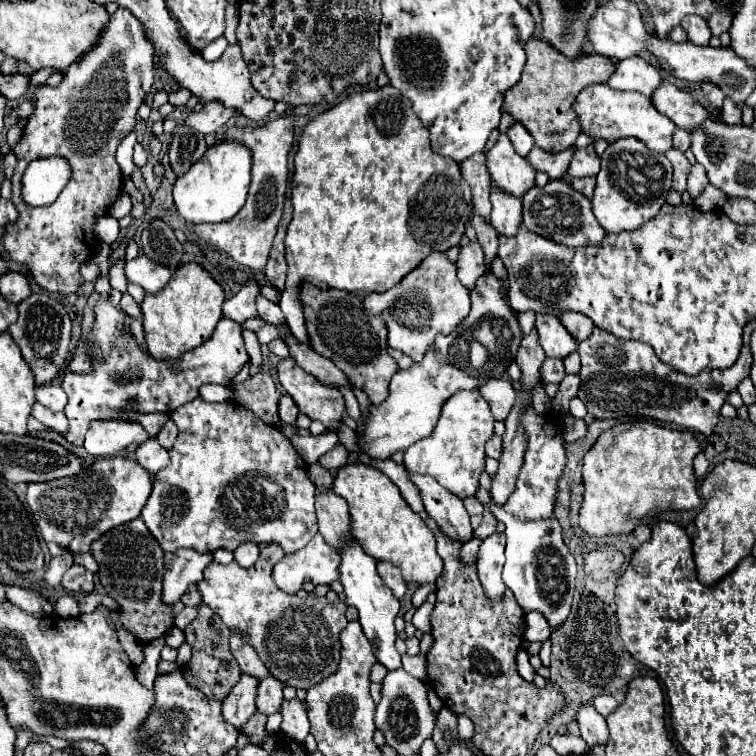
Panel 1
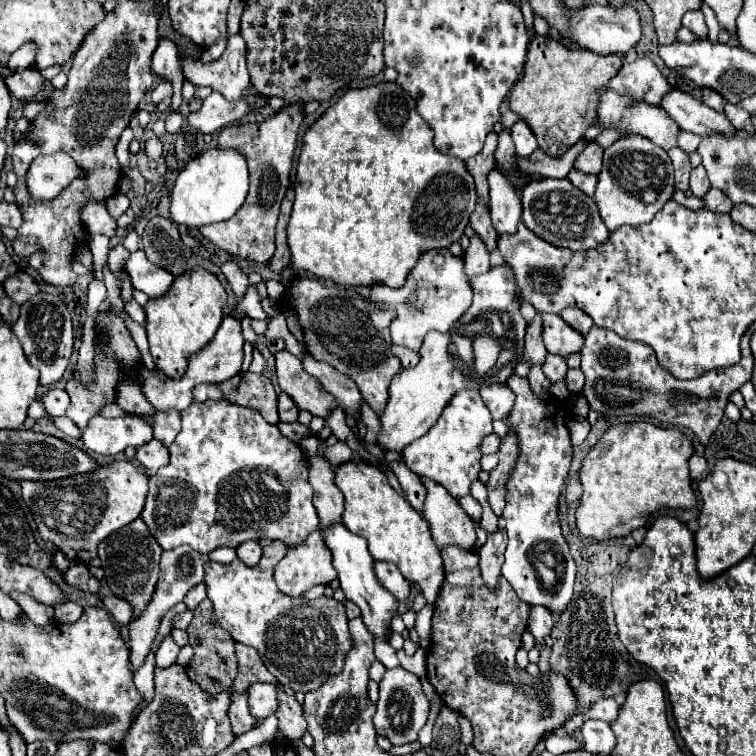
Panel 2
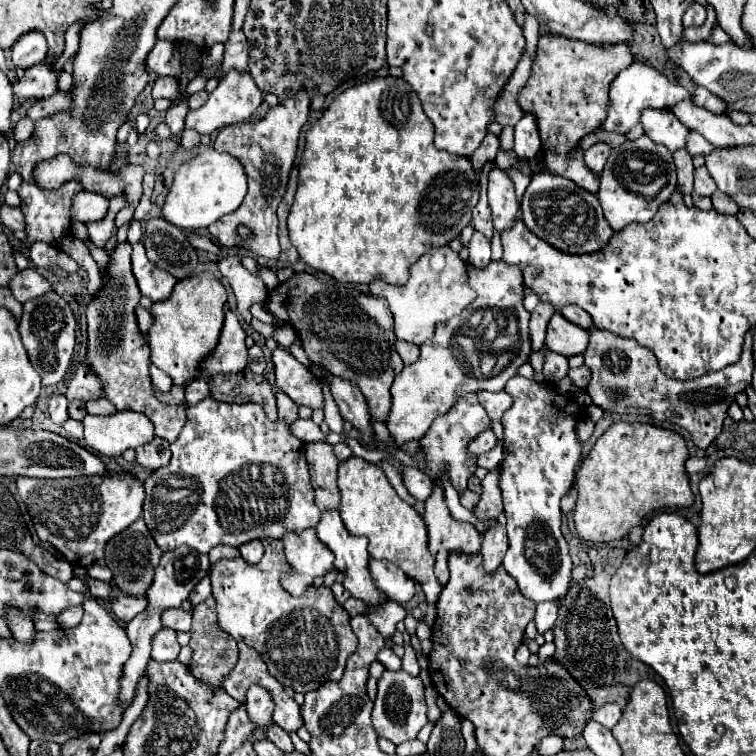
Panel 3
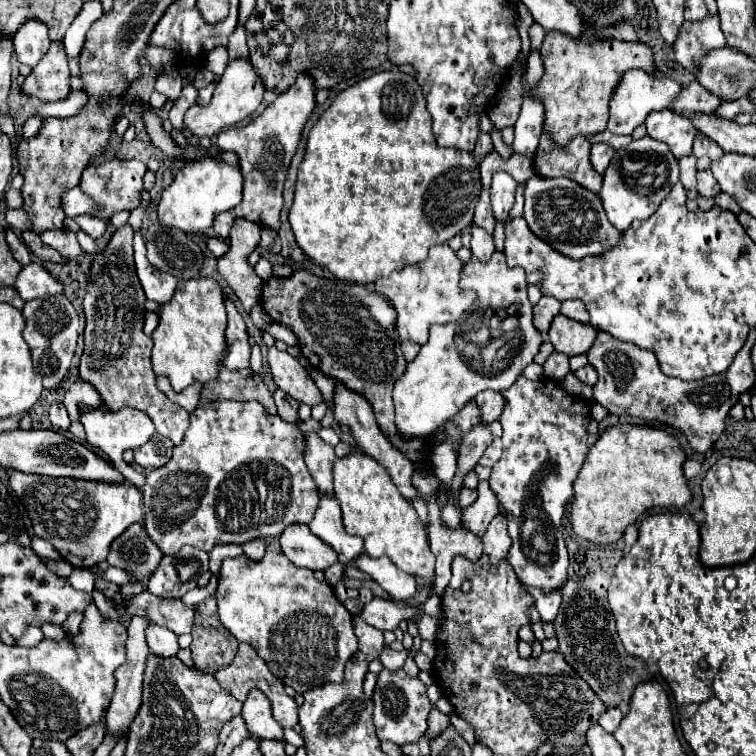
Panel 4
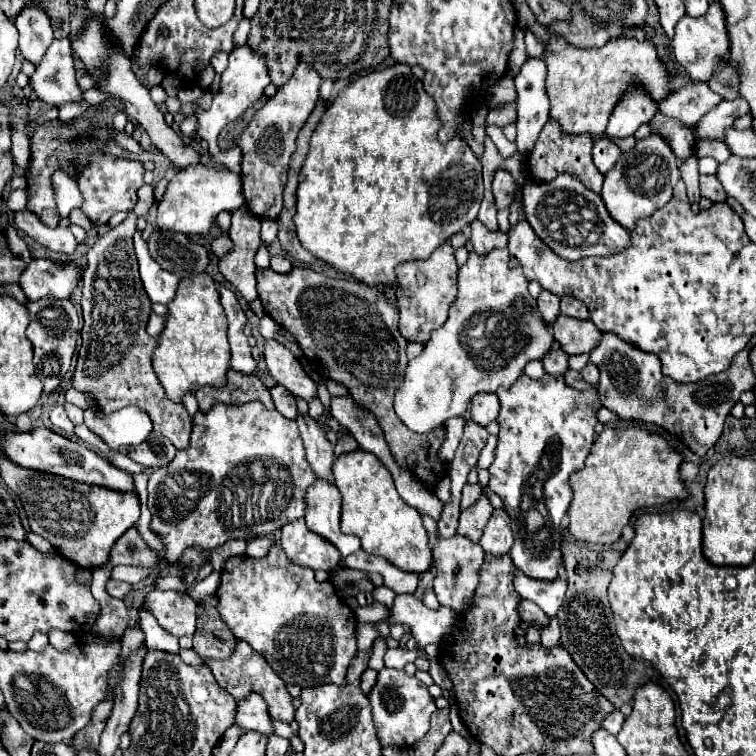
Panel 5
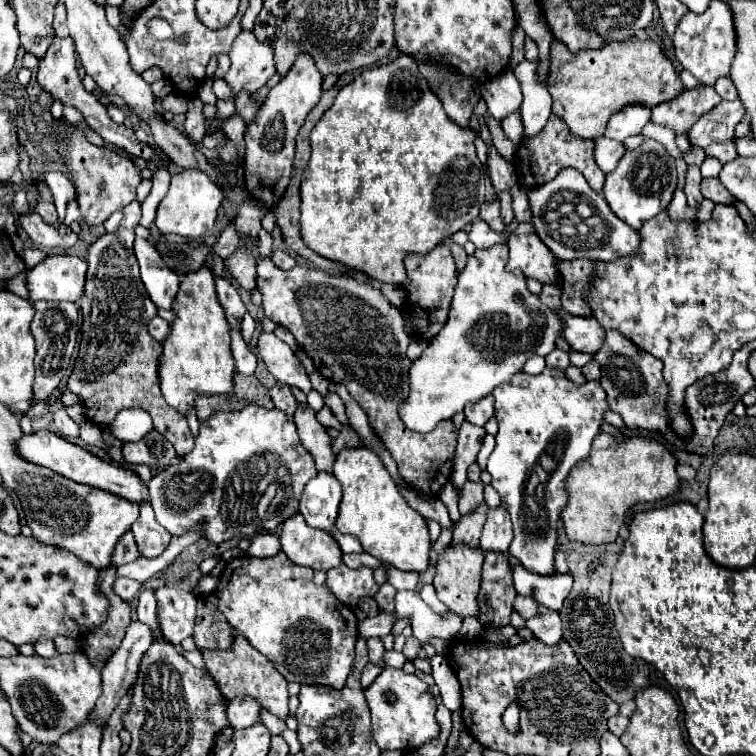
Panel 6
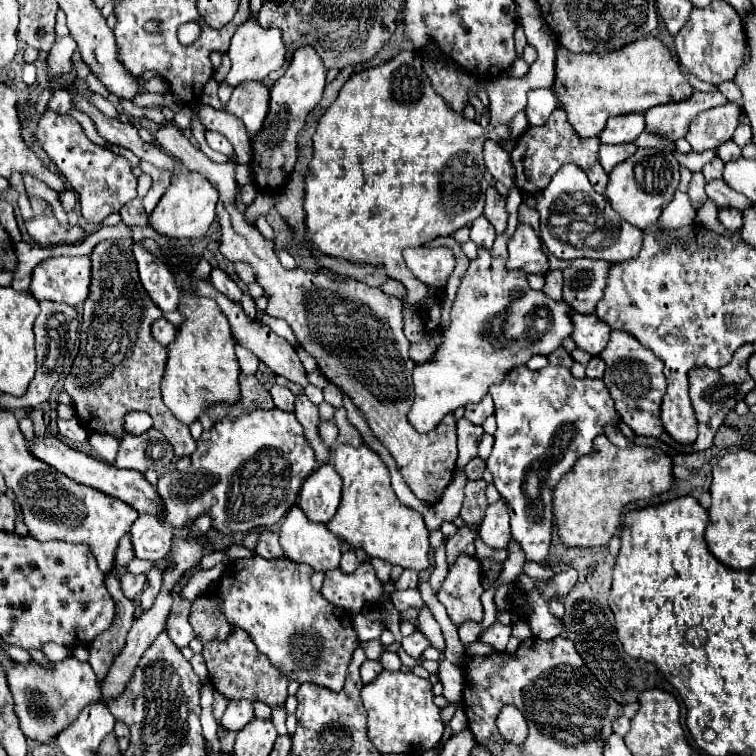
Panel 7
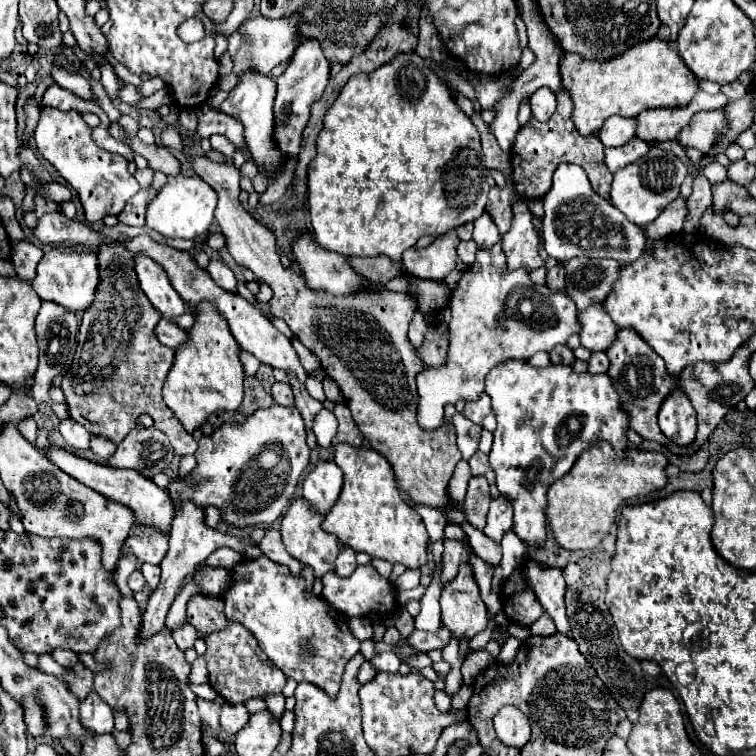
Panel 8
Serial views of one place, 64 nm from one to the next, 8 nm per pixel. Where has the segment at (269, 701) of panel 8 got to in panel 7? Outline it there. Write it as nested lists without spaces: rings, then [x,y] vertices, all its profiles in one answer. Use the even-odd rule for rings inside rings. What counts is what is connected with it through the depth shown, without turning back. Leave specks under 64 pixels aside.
[[[272,707],[272,721],[274,722],[274,725],[276,727],[276,730],[279,735],[289,734],[287,728],[286,728],[286,717],[287,713],[284,707]]]

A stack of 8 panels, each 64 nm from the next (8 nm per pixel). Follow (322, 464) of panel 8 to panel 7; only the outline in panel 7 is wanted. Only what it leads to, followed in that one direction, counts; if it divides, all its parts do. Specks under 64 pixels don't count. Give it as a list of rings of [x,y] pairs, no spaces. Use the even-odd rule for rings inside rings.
[[[324,464],[306,478],[300,492],[300,508],[314,522],[328,522],[340,504],[342,480],[332,464]]]

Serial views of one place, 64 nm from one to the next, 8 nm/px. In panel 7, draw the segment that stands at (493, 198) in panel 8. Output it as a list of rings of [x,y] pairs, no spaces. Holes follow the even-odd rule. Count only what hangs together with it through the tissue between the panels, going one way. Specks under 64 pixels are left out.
[[[494,186],[488,188],[486,192],[486,206],[484,206],[484,216],[488,222],[496,228],[498,234],[504,234],[508,228],[508,210],[506,210],[506,198],[496,192]]]

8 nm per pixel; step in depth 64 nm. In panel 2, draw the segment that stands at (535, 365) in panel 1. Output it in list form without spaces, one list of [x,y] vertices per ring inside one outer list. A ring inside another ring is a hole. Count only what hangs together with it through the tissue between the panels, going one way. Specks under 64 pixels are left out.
[[[538,312],[526,330],[524,360],[528,360],[530,364],[542,364],[544,358],[546,358],[546,348],[542,342],[542,312]]]

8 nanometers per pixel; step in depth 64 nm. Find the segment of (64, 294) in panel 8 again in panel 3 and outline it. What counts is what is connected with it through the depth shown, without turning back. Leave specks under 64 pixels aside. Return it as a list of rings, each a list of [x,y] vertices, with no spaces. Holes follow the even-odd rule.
[[[26,268],[12,278],[10,290],[16,296],[16,300],[24,304],[36,296],[42,296],[44,292],[52,292],[52,286],[48,284],[46,278],[38,274],[36,268]]]

